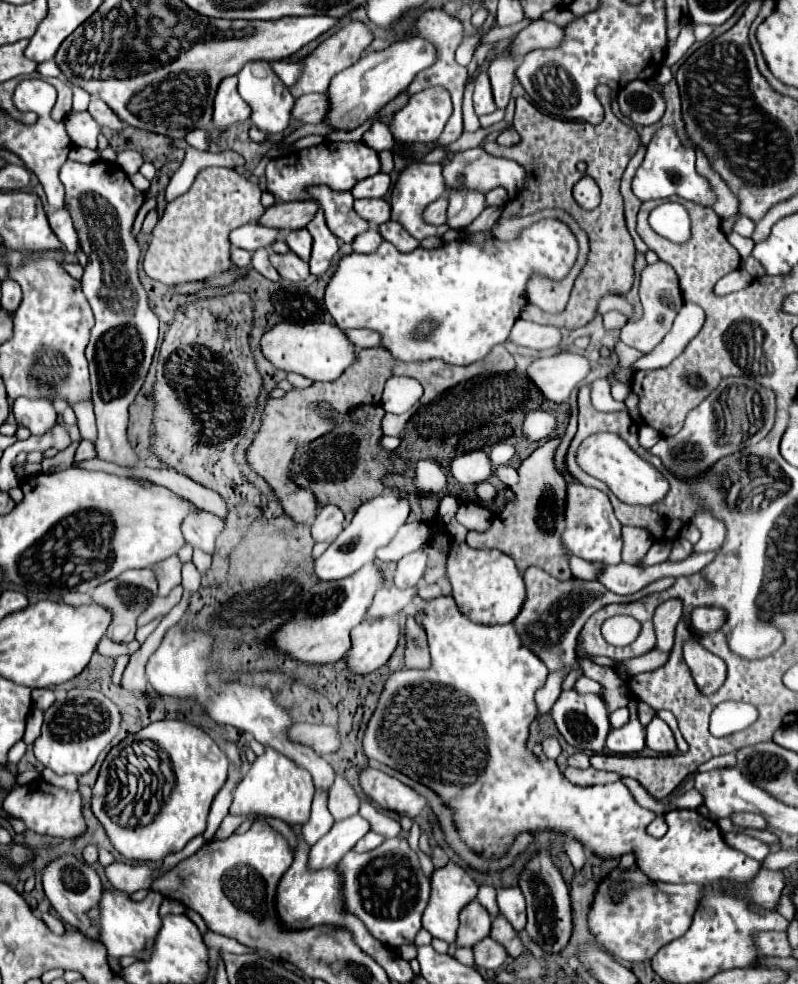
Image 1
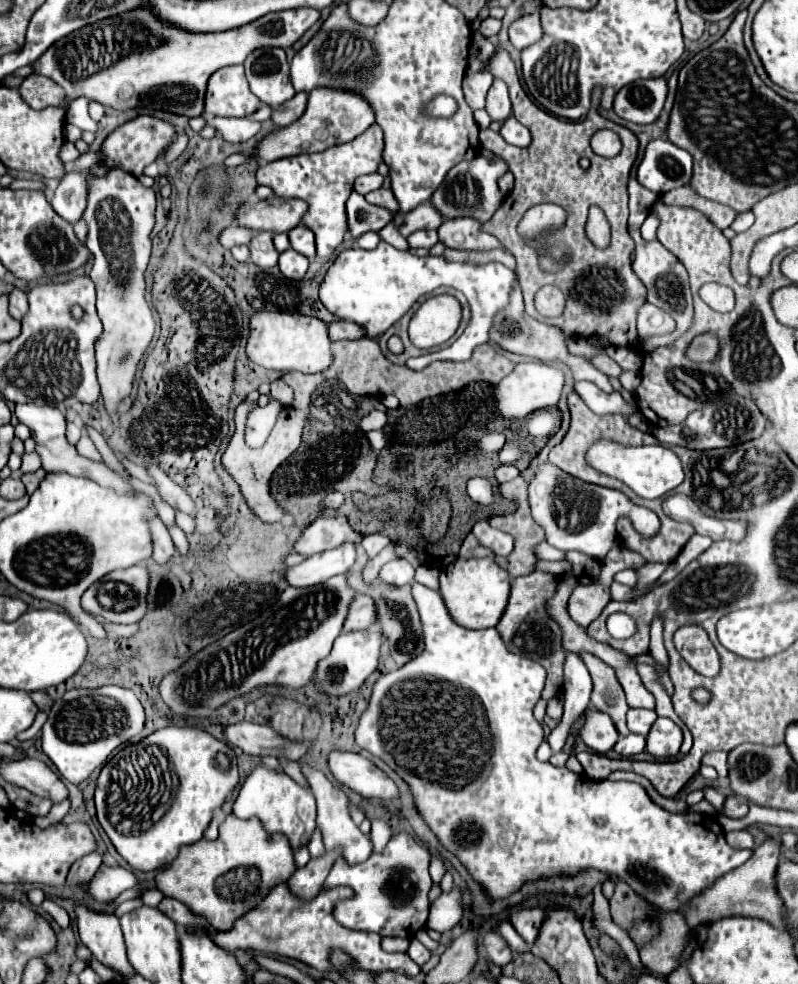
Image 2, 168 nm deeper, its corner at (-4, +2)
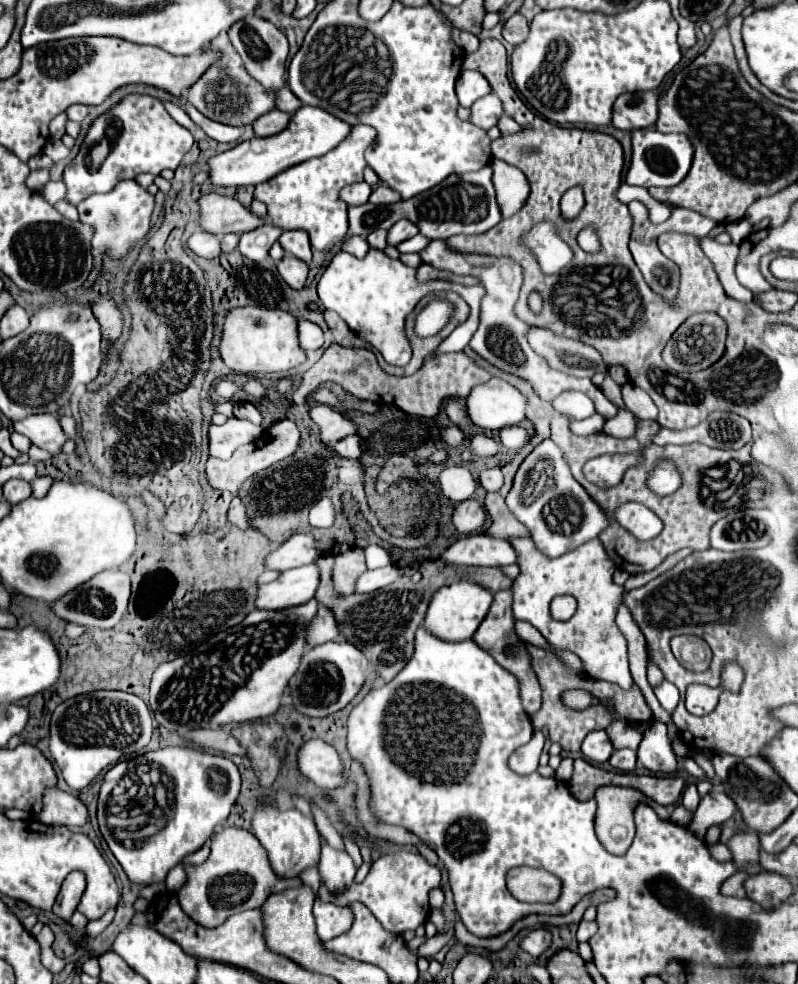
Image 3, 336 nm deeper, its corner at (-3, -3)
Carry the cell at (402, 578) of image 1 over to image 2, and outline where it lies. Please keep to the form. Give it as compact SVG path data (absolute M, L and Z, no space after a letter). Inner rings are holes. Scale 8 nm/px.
M399 558L399 560L393 560L389 564L385 564L379 572L379 578L387 584L409 584L415 576L415 568L405 560L405 558Z

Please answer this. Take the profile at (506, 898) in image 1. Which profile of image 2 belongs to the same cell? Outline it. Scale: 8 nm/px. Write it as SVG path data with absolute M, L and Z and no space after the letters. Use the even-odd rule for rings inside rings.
M529 908L511 914L511 924L519 932L519 936L531 946L535 938L539 936L539 922L543 922L543 910L541 908Z

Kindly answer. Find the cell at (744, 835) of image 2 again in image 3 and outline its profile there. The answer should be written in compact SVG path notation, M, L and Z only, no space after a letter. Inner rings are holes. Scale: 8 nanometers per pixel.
M716 843L716 845L710 845L710 851L714 853L714 857L716 857L716 861L732 861L734 859L734 855L732 855L732 851L724 845L724 843Z

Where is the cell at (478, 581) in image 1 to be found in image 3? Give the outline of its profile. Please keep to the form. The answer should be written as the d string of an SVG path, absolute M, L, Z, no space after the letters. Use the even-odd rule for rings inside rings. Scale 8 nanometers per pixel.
M462 579L456 583L444 585L434 593L434 597L430 601L424 627L432 629L438 637L444 637L444 639L452 639L452 641L468 639L476 633L476 629L480 627L480 623L488 615L492 601L494 601L494 593L476 581Z

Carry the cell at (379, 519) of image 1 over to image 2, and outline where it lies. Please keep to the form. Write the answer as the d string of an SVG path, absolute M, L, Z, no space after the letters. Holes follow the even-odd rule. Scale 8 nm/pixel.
M347 542L335 550L315 554L293 568L287 568L283 576L287 584L293 588L307 588L307 586L323 584L331 576L345 574L345 570L353 562L355 562L355 546Z

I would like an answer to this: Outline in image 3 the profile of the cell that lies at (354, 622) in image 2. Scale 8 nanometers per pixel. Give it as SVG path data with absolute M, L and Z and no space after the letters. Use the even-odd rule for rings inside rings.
M322 607L322 611L318 611L318 619L314 621L314 627L310 627L310 645L336 641L340 637L342 637L340 625L334 613L328 607Z

